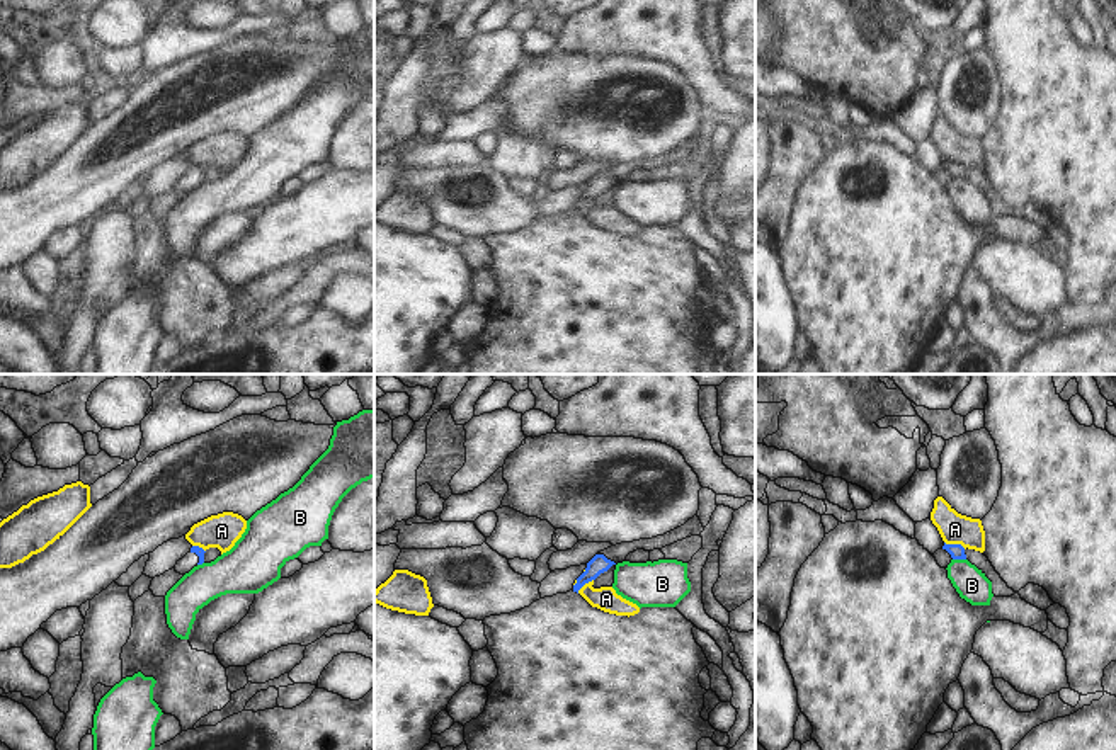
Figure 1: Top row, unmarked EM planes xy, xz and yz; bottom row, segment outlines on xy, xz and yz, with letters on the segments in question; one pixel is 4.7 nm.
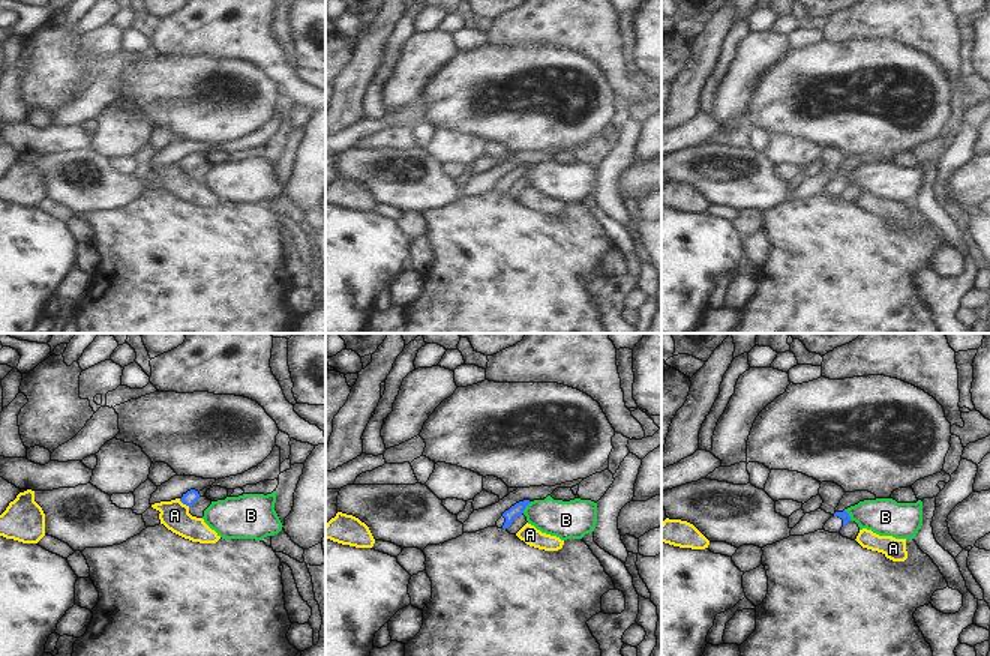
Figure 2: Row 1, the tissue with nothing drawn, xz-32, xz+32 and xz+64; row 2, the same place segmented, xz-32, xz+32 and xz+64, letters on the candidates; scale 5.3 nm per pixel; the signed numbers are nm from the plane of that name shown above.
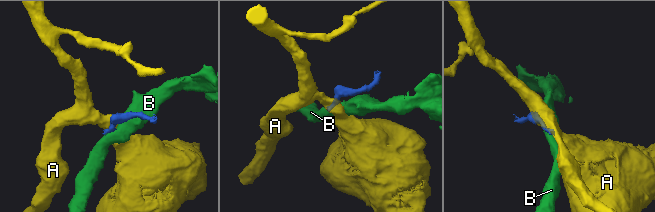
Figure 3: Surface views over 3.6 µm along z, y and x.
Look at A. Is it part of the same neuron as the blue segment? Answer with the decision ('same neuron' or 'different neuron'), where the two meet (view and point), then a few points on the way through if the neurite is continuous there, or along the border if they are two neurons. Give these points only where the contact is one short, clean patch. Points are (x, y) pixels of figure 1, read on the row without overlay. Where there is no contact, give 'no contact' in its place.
different neuron; meets blue in yz at (955, 164); border along yz (945, 160), (965, 167)

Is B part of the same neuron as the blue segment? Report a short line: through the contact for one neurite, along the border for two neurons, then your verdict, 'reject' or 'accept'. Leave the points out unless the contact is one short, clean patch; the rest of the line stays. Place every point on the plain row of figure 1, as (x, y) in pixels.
yz (953, 177), (965, 179) | reject

